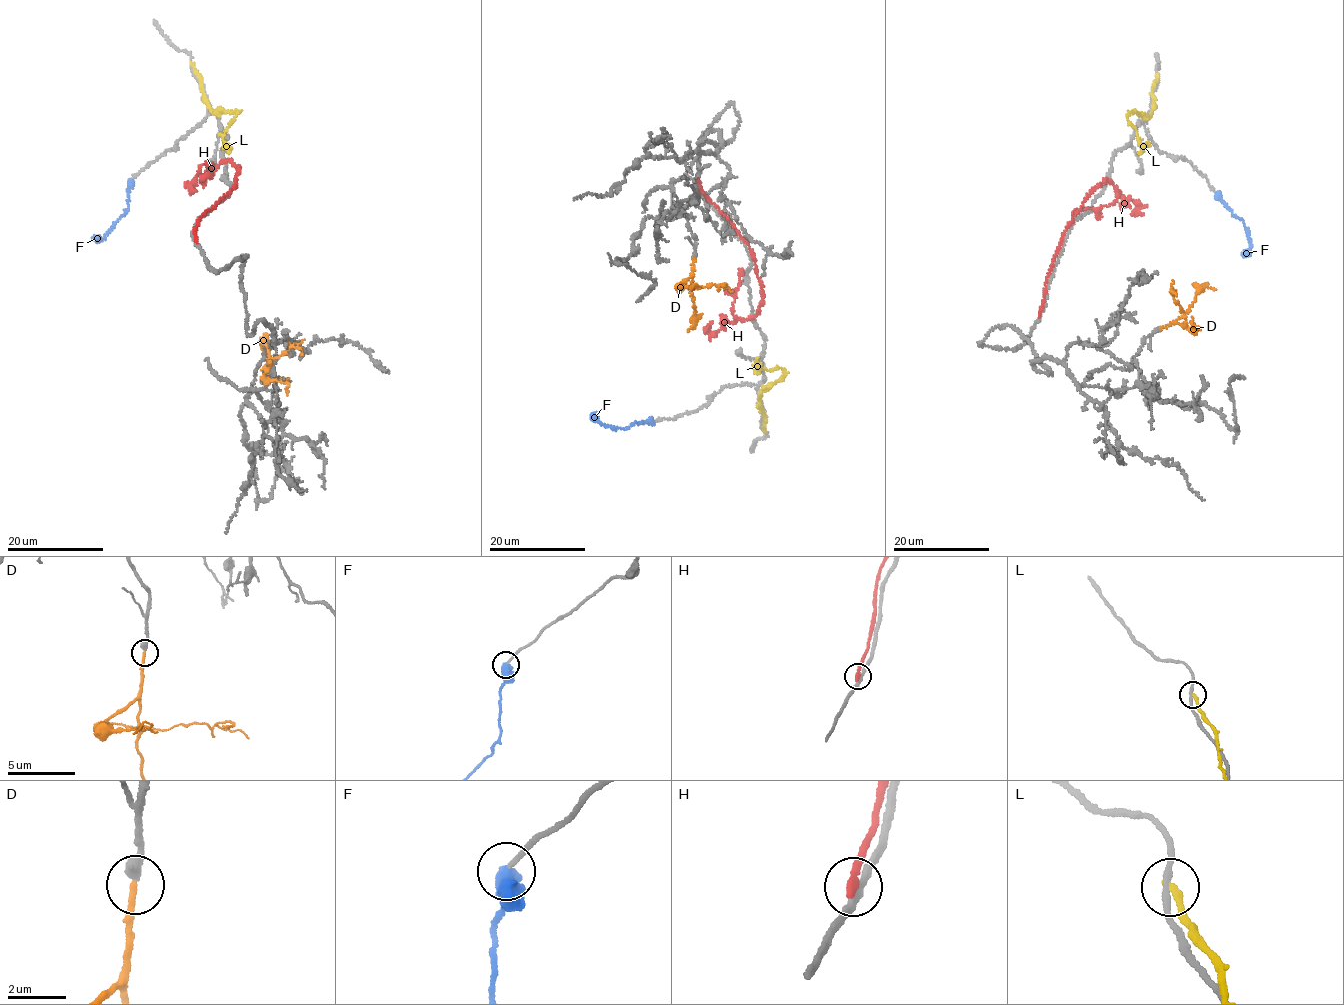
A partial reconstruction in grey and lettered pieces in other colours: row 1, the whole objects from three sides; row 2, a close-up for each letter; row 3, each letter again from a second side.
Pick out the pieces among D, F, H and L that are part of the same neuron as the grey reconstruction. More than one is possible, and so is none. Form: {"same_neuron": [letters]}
{"same_neuron": ["D", "F"]}

